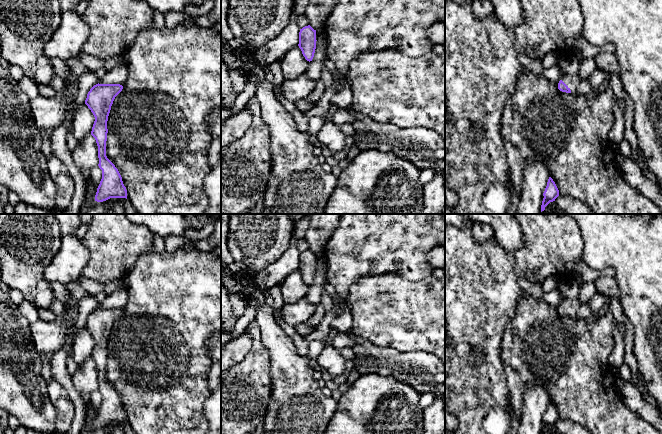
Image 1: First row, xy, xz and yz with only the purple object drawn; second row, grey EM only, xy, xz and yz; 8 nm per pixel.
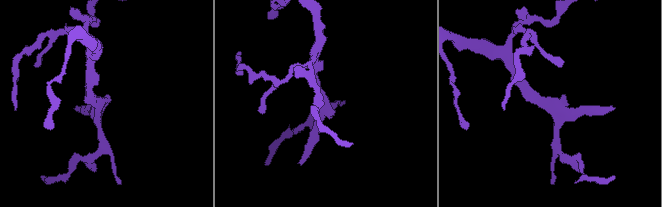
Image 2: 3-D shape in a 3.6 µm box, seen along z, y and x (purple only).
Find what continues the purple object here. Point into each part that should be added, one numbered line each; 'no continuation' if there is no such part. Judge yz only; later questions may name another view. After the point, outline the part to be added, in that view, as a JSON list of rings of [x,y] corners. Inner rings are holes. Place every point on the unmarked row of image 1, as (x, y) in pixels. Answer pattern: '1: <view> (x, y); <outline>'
1: yz (578, 310); [[[563,298],[561,304],[571,314],[572,319],[591,319],[595,317],[589,305],[587,303],[581,303],[579,299],[571,300]]]

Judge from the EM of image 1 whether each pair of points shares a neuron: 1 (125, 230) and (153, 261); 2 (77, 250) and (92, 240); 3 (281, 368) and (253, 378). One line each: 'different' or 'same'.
1: different
2: different
3: different

